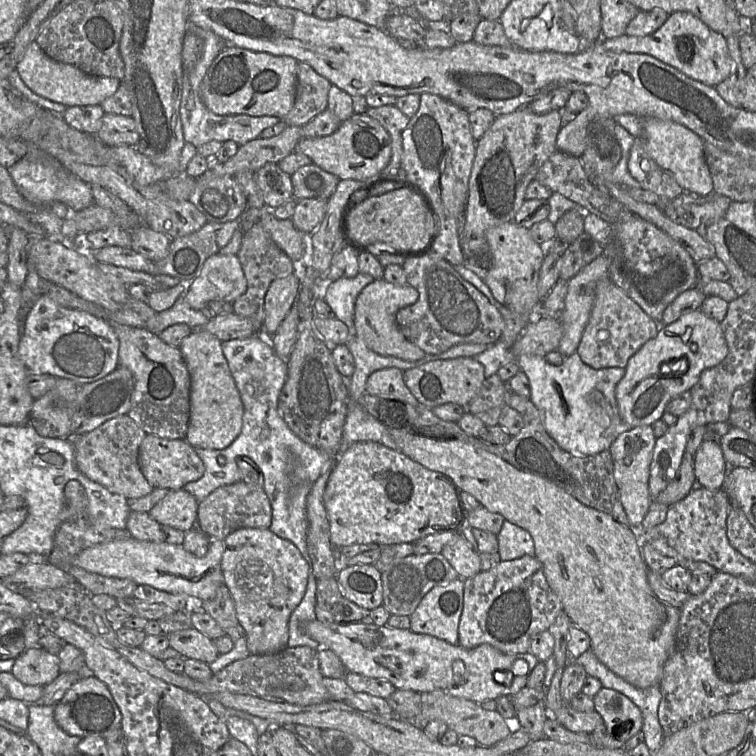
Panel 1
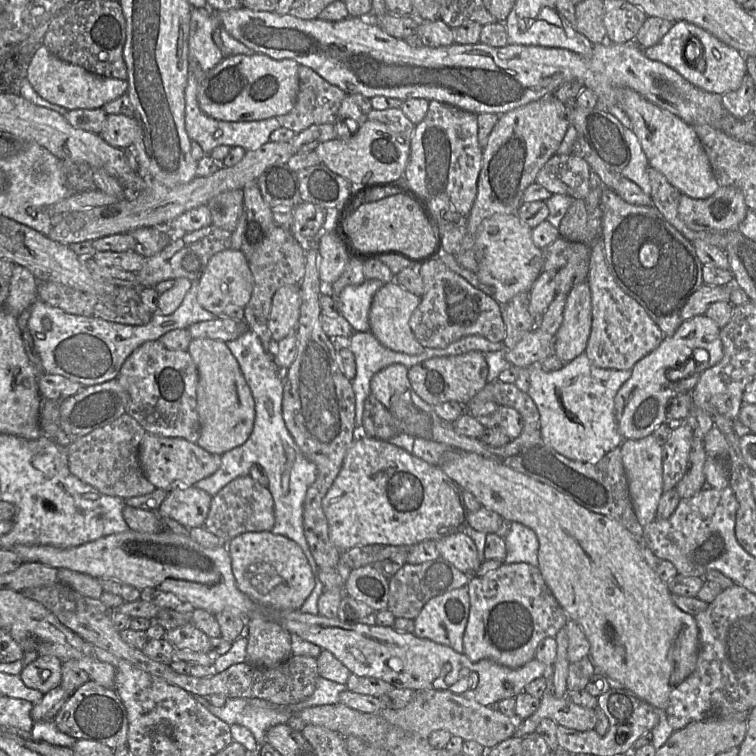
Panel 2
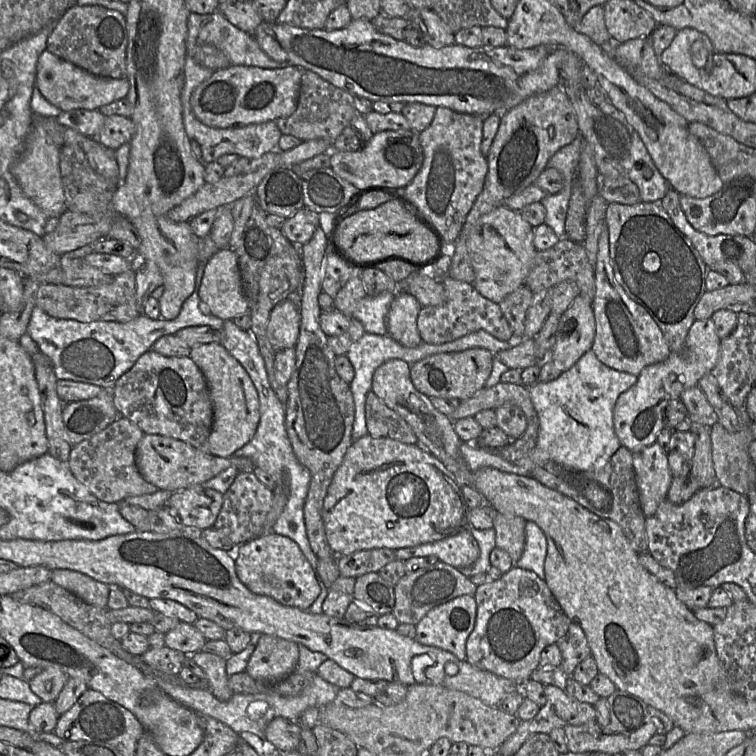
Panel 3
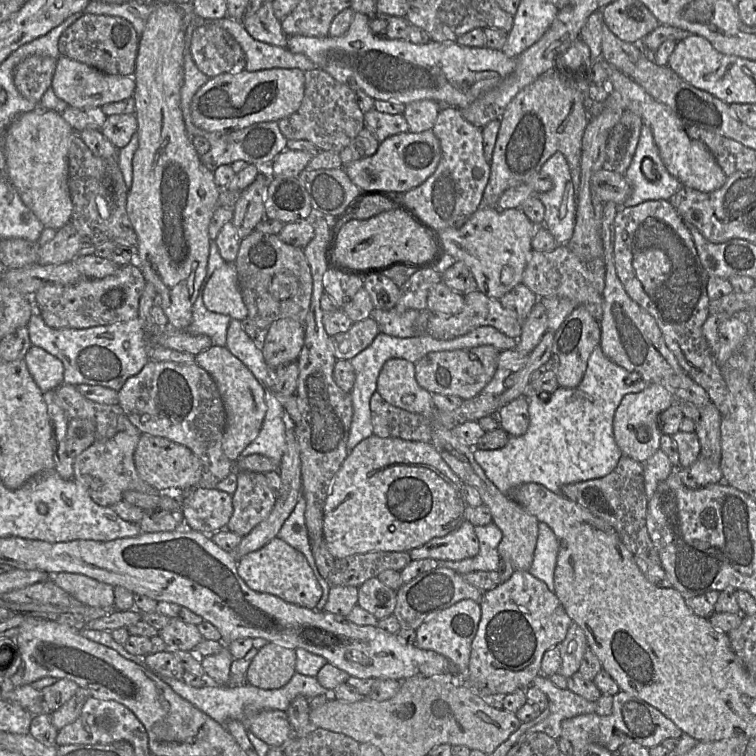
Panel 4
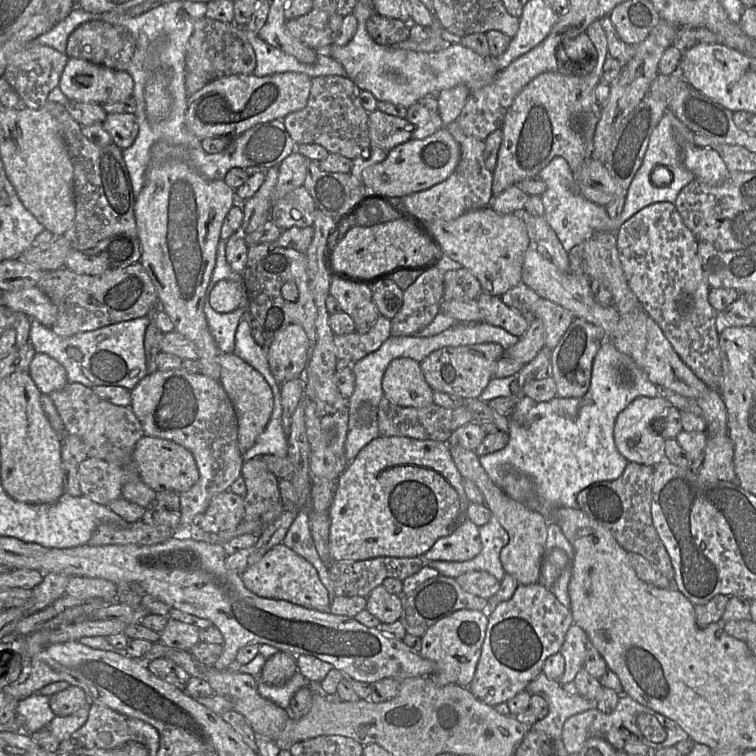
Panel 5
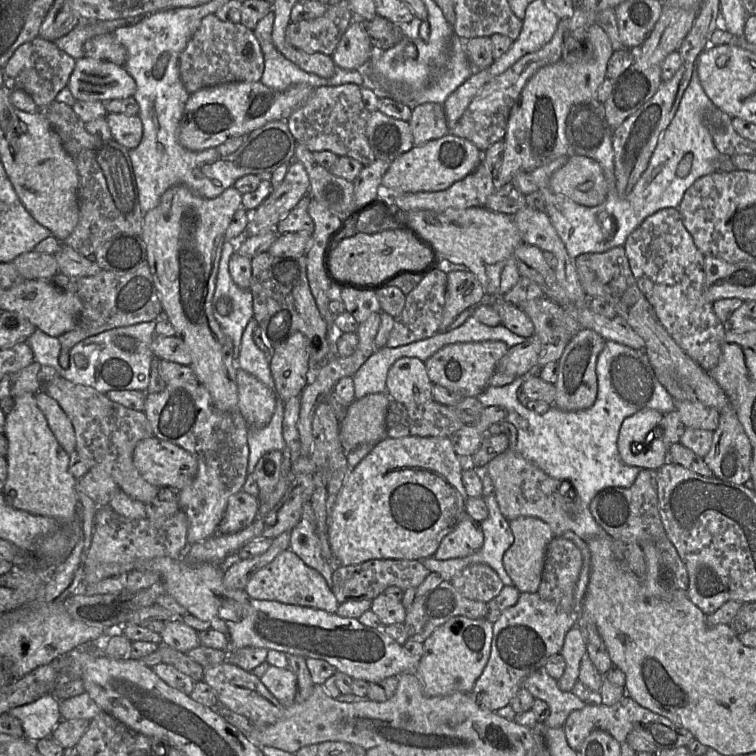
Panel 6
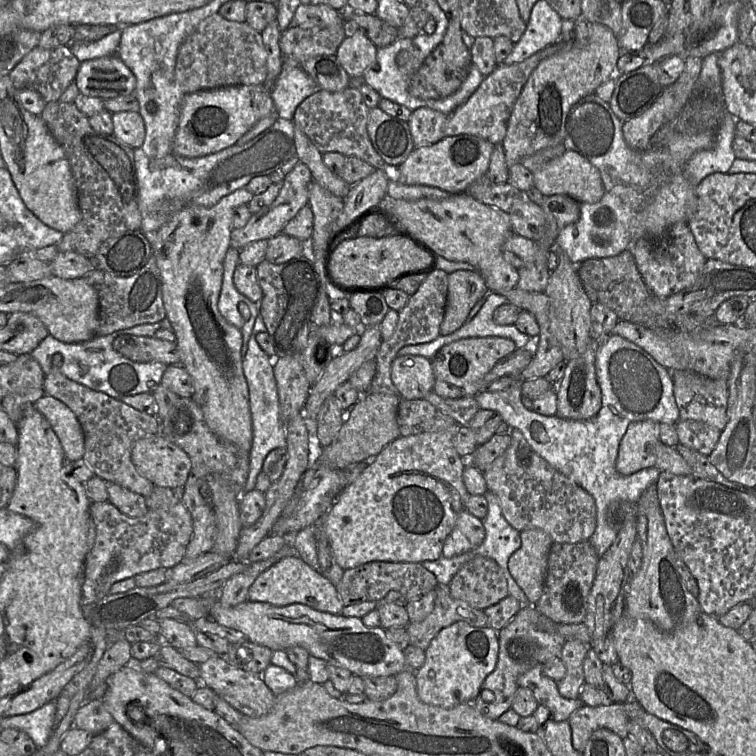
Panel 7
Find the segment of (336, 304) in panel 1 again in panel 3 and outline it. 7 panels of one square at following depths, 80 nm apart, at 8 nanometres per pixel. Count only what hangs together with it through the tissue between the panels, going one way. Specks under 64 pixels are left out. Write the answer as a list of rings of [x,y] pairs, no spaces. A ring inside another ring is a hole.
[[[389,291],[367,295],[357,302],[351,317],[362,323],[366,333],[387,335],[386,319],[394,296]]]

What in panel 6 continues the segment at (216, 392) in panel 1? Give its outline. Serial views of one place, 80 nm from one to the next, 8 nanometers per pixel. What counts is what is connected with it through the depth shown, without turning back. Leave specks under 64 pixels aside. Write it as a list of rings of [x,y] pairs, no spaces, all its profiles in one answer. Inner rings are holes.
[[[242,368],[237,369],[238,411],[249,429],[265,427],[276,407],[276,394],[259,379]]]

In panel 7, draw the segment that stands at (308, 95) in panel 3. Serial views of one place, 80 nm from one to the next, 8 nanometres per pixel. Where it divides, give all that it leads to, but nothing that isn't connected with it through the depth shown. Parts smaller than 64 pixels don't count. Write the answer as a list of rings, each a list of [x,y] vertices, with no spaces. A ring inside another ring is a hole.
[[[349,86],[338,92],[318,89],[299,104],[292,121],[322,154],[338,152],[346,157],[355,156],[375,169],[386,170],[390,166],[376,152],[368,135],[367,123],[370,110],[358,86]]]

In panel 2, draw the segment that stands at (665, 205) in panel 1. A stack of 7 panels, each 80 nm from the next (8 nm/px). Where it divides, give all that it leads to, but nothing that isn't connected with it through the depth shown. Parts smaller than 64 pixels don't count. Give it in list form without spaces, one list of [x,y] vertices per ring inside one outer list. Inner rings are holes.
[[[731,186],[720,187],[706,199],[681,195],[678,213],[683,222],[699,232],[728,232],[737,230],[749,208],[743,193]]]

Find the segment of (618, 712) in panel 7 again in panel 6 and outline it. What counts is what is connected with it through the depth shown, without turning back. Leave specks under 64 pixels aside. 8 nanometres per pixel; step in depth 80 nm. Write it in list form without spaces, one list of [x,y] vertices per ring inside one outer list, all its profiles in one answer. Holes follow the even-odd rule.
[[[625,695],[620,701],[610,706],[604,705],[602,703],[586,704],[583,708],[573,711],[567,717],[563,728],[569,746],[577,752],[579,752],[585,738],[595,730],[603,730],[608,732],[621,744],[623,742],[627,742],[627,737],[631,731],[637,730],[641,736],[654,744],[655,747],[660,750],[680,746],[687,747],[687,745],[695,739],[693,734],[686,728],[679,726],[665,716],[657,714],[649,710],[648,708],[641,706],[628,695]],[[652,723],[661,723],[675,730],[678,734],[677,741],[671,746],[665,746],[658,743],[649,731],[649,725],[651,725]]]

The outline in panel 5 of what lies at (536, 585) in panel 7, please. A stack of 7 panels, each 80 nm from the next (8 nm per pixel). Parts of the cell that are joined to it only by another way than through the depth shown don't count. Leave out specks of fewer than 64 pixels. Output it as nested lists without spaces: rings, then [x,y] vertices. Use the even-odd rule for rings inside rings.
[[[450,446],[450,453],[463,479],[471,480],[480,489],[484,497],[484,504],[509,535],[508,544],[500,552],[500,560],[505,572],[514,577],[519,585],[538,583],[545,556],[547,519],[540,513],[509,498],[488,476],[475,451],[467,450],[461,446]]]

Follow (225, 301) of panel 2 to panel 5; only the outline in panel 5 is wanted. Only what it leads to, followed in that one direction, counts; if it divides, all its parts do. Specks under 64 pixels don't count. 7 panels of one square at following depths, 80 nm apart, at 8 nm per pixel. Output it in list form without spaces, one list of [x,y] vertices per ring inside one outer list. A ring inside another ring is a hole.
[[[242,279],[217,282],[209,293],[208,302],[218,313],[230,313],[238,308],[246,308],[247,293]]]

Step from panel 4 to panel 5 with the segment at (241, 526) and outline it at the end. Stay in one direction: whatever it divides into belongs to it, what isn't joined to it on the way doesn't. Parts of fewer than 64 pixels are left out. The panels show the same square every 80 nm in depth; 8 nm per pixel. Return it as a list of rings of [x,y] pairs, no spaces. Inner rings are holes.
[[[261,456],[244,461],[241,477],[246,485],[243,521],[259,520],[280,501],[279,479],[269,471]]]

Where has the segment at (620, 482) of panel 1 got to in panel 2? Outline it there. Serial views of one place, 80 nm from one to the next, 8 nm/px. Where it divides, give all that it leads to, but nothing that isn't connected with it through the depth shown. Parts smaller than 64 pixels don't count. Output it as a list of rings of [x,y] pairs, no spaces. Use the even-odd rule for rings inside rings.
[[[652,433],[637,440],[624,439],[619,447],[633,508],[638,521],[645,527],[656,518],[658,503],[664,493],[662,446]]]

